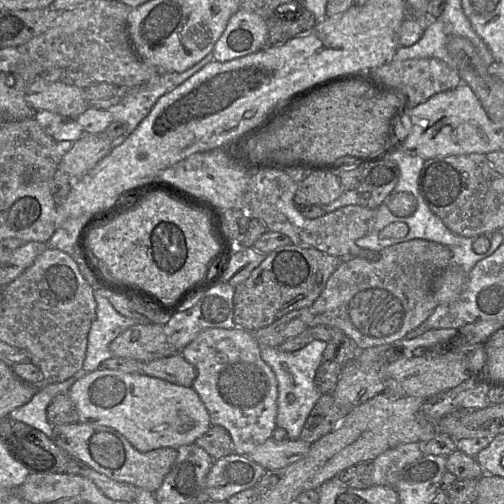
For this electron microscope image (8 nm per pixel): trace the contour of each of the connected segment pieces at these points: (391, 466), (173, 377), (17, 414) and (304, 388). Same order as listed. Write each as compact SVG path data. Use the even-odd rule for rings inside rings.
M419 442L390 448L372 461L372 483L396 490L400 473L409 464L423 456Z
M180 353L143 362L142 373L185 387L191 387L197 376L196 368Z
M80 369L74 376L63 382L39 385L32 399L11 411L8 416L40 430L52 439L53 425L47 419L47 407L57 395L68 393L72 385L86 373Z
M316 339L294 352L285 352L279 347L259 346L262 359L271 367L278 383L276 426L286 430L289 440L300 439L309 409L322 394L315 384L315 375L323 362L326 346L327 342Z

